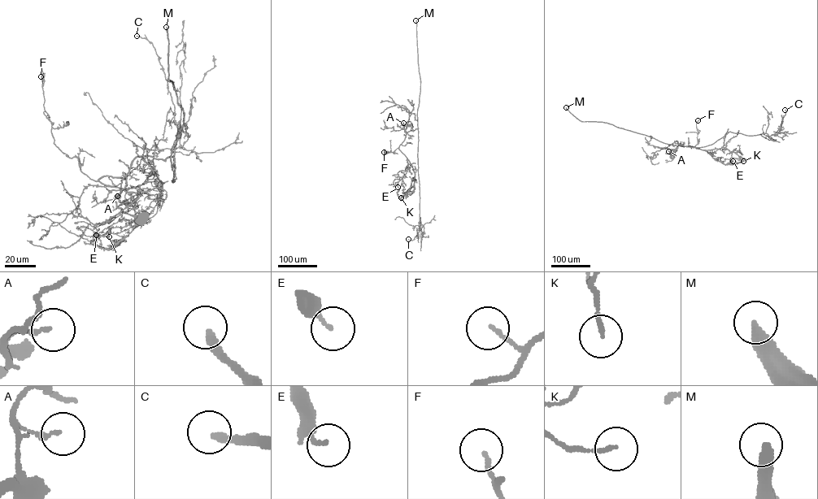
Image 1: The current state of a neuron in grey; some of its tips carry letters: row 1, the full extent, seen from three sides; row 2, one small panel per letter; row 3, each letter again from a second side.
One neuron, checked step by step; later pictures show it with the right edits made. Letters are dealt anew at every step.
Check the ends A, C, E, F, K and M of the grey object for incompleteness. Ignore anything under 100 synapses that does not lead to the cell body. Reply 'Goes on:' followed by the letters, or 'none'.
Goes on: M

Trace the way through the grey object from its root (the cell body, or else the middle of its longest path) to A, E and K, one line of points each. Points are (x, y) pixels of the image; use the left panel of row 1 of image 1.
A: (142, 217), (117, 206), (115, 199), (125, 175), (125, 186), (111, 190), (102, 201), (117, 196)
E: (142, 217), (117, 206), (126, 175), (103, 176), (130, 193), (135, 226), (108, 249), (96, 235)
K: (142, 217), (117, 206), (126, 175), (103, 176), (101, 182), (126, 192), (162, 185), (153, 215), (109, 236)

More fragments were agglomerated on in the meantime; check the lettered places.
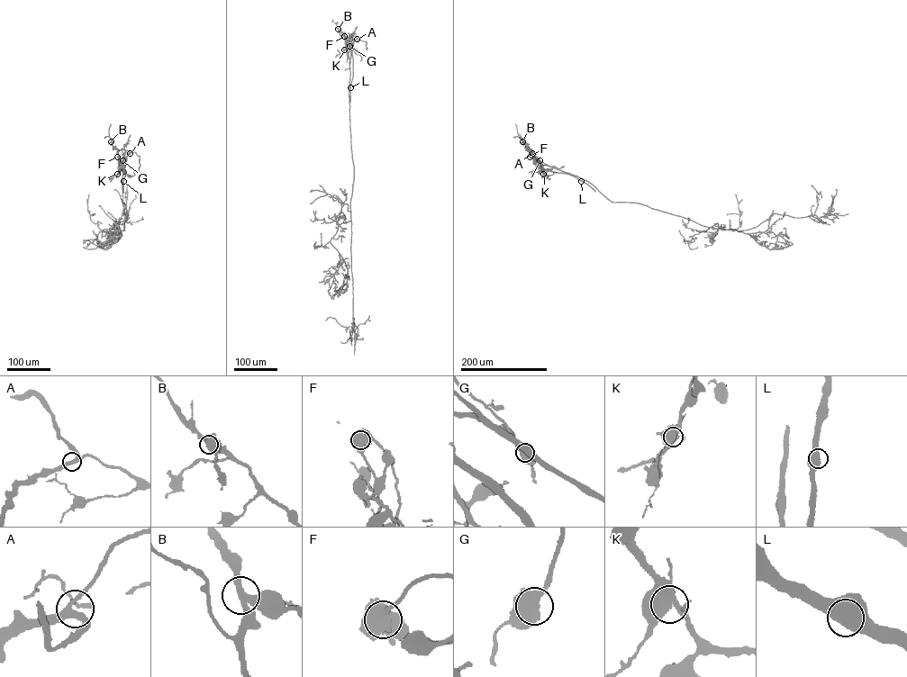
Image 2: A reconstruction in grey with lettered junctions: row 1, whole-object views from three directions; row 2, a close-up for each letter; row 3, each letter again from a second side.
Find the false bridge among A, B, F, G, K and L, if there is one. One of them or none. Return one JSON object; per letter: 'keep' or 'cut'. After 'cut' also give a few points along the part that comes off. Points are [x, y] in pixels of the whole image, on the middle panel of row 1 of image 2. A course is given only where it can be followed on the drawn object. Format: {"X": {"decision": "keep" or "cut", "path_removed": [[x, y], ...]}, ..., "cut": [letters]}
{"A": {"decision": "keep"}, "B": {"decision": "keep"}, "F": {"decision": "cut", "path_removed": [[344, 36], [353, 60], [349, 102]]}, "G": {"decision": "keep"}, "K": {"decision": "keep"}, "L": {"decision": "keep"}, "cut": ["F"]}

